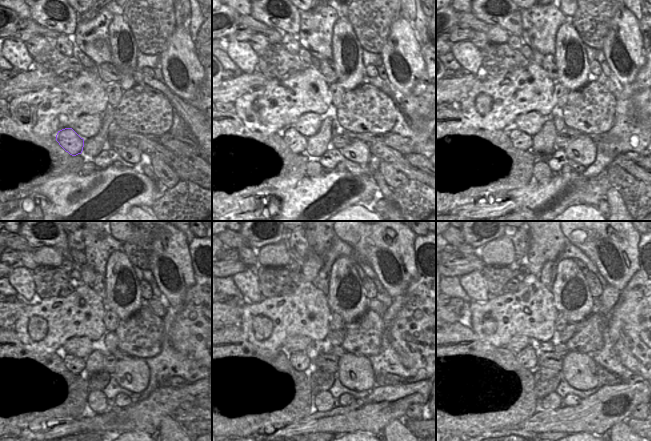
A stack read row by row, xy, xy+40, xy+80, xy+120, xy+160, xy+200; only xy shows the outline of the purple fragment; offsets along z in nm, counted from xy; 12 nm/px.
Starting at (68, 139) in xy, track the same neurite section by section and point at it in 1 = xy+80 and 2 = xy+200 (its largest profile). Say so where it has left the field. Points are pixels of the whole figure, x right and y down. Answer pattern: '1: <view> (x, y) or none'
1: xy+80 (520, 140)
2: xy+200 (528, 354)

